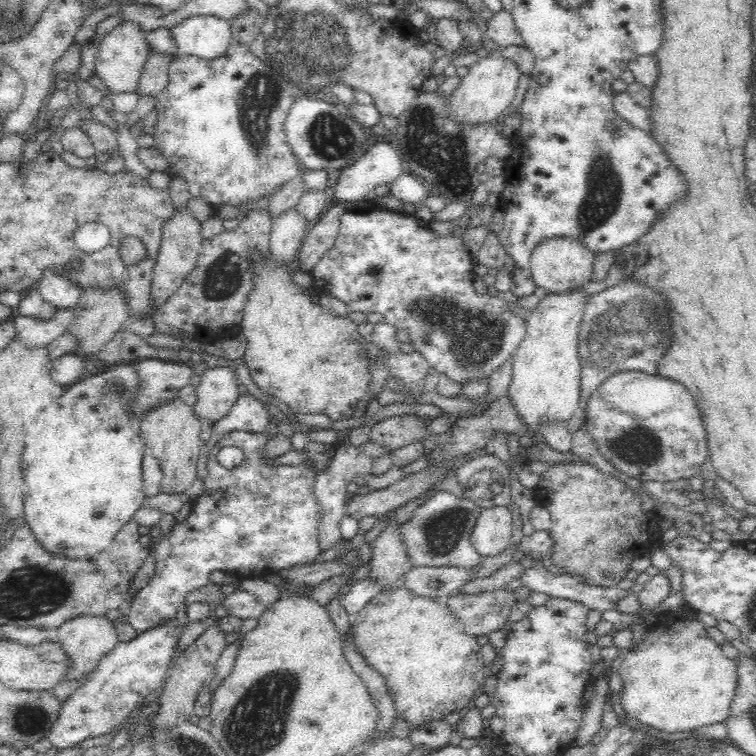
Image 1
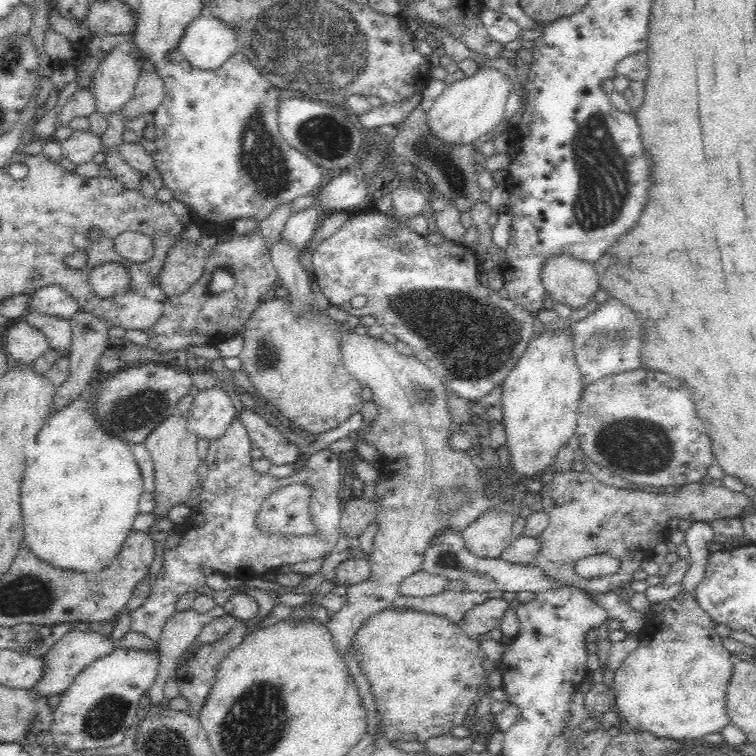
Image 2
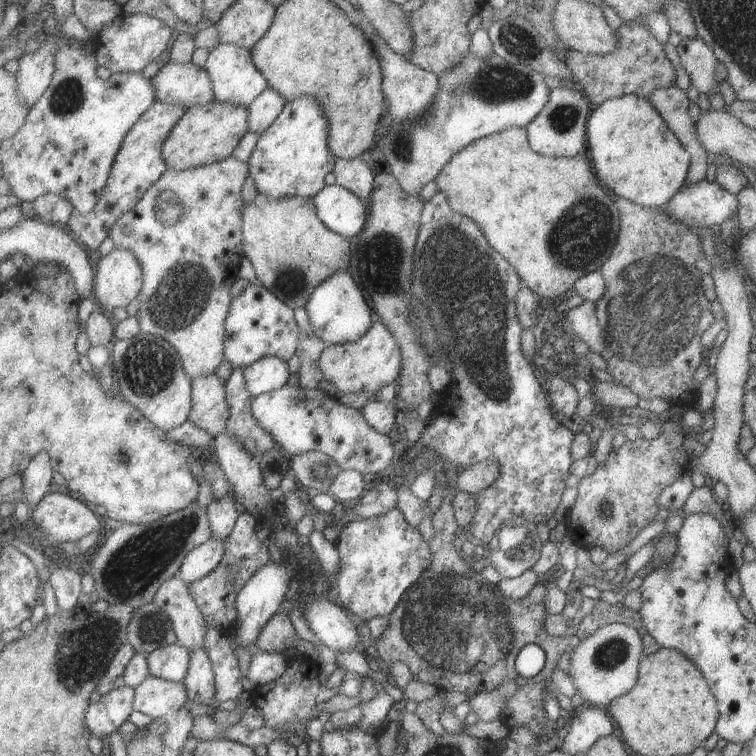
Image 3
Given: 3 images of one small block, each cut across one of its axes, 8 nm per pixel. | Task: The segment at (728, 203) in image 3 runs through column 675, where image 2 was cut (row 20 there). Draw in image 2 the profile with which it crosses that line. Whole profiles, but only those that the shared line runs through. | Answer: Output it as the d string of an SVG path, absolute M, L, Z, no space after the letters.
M205 13L186 26L178 49L192 66L216 70L236 52L238 38L227 24Z

